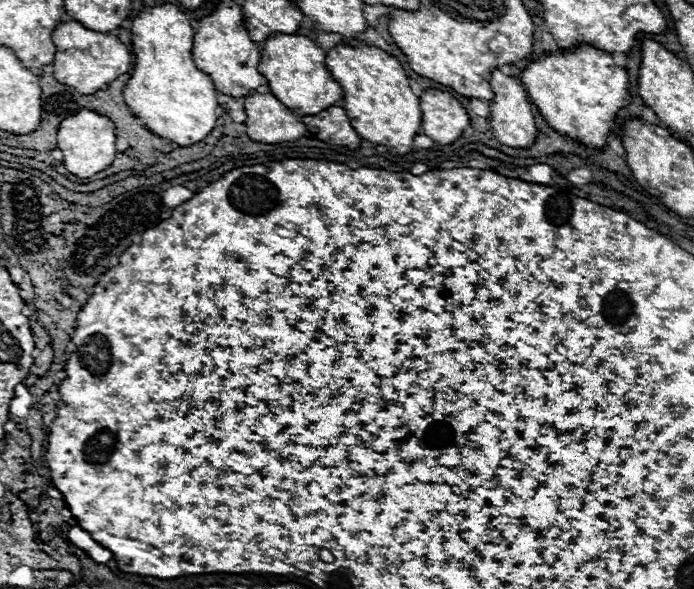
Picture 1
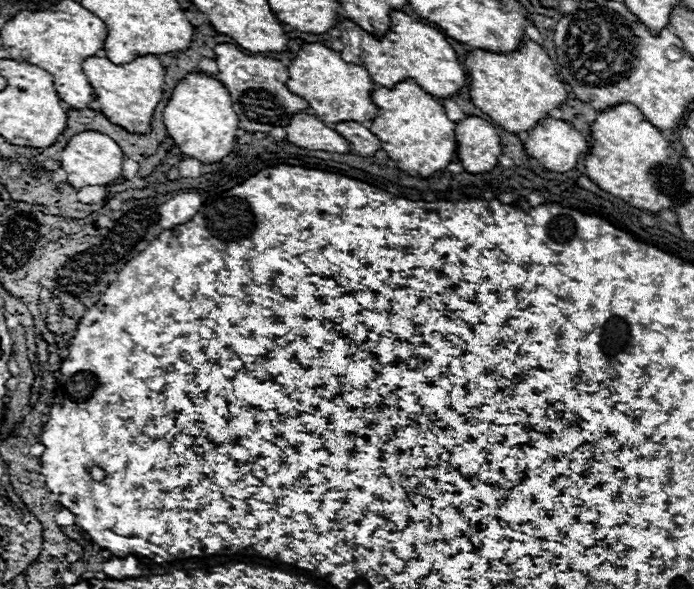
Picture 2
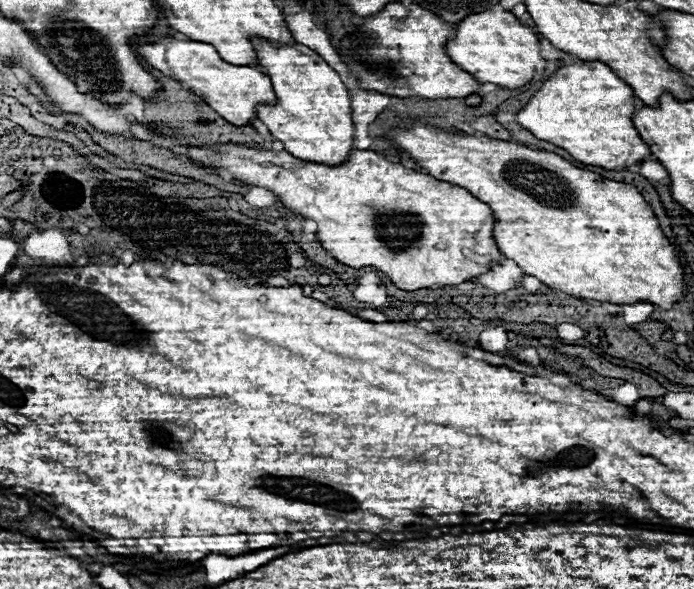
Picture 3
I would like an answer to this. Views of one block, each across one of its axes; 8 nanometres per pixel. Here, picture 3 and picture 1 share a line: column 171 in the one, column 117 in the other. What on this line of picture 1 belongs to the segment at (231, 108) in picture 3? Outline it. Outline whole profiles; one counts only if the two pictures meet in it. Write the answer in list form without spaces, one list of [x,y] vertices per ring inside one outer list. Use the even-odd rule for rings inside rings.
[[[74,20],[56,26],[52,32],[52,42],[56,46],[56,54],[52,62],[54,78],[62,84],[76,88],[82,94],[100,90],[102,86],[106,86],[108,82],[112,82],[114,78],[118,78],[120,74],[132,68],[132,54],[116,36],[94,32]]]

